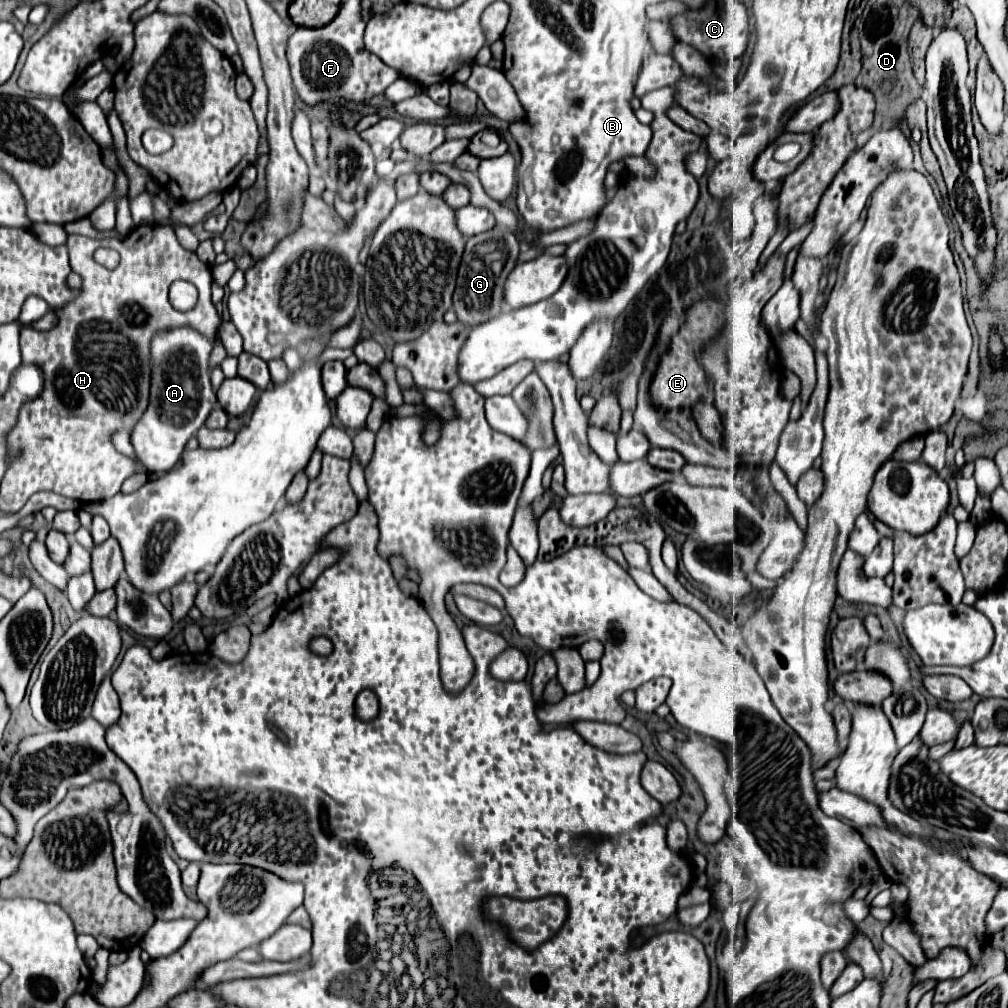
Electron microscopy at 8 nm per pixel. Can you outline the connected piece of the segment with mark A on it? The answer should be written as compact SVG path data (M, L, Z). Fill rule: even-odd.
M173 328L155 334L151 344L151 402L147 412L143 412L143 420L131 430L135 456L149 472L175 466L187 440L205 424L213 410L215 392L209 382L211 348L211 340L195 332L195 328Z

